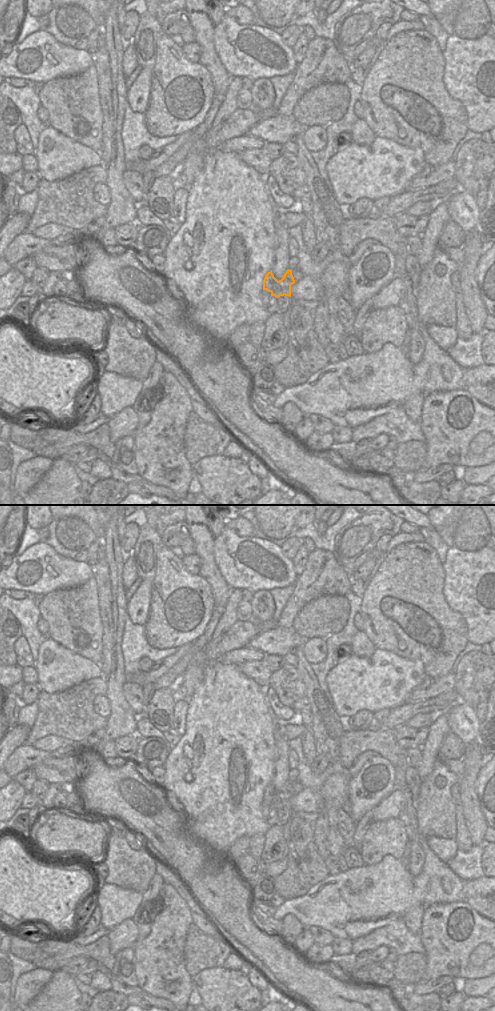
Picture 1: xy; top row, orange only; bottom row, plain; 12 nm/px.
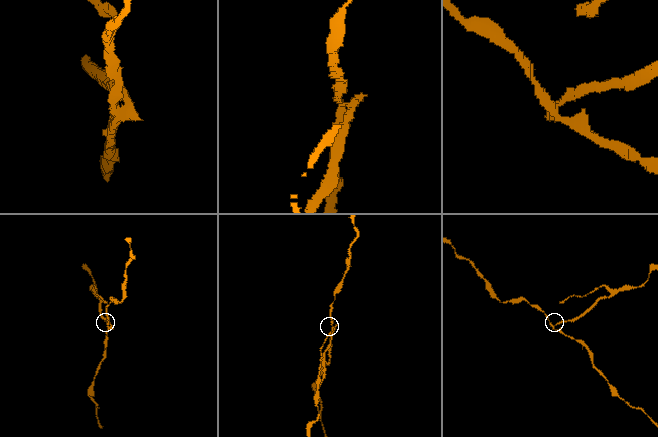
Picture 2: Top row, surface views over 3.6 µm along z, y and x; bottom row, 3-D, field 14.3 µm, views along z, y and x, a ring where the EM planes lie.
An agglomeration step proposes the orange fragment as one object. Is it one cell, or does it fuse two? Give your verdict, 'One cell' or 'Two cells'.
Two cells

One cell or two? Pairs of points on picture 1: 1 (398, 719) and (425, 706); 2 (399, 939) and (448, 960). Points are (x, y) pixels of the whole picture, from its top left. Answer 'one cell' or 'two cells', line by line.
1: one cell
2: two cells

